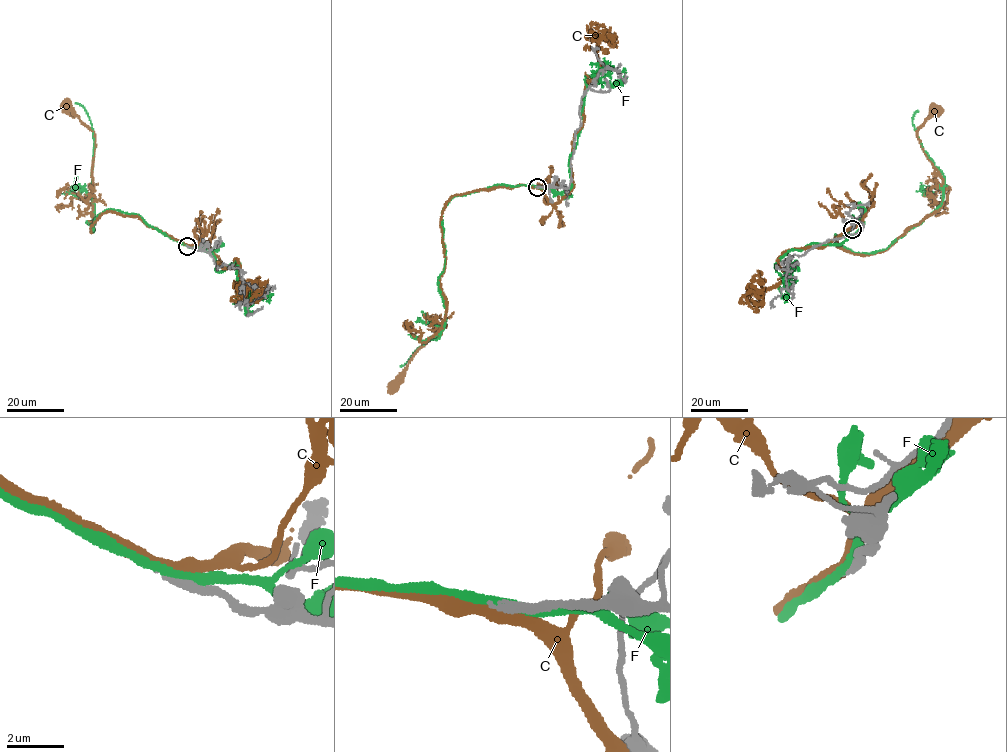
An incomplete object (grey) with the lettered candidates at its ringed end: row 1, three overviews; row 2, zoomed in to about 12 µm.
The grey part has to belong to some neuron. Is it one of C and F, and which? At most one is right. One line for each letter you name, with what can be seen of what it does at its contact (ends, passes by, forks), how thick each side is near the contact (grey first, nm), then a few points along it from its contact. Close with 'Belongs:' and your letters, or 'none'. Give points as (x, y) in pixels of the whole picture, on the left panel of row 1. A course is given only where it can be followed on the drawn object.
Belongs: none

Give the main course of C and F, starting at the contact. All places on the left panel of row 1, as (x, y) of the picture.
C: (187, 245), (136, 216), (111, 212), (100, 216), (90, 233), (94, 133), (66, 105)
F: (189, 247), (139, 215), (113, 209), (95, 218), (91, 231), (94, 141), (87, 112), (75, 102)

